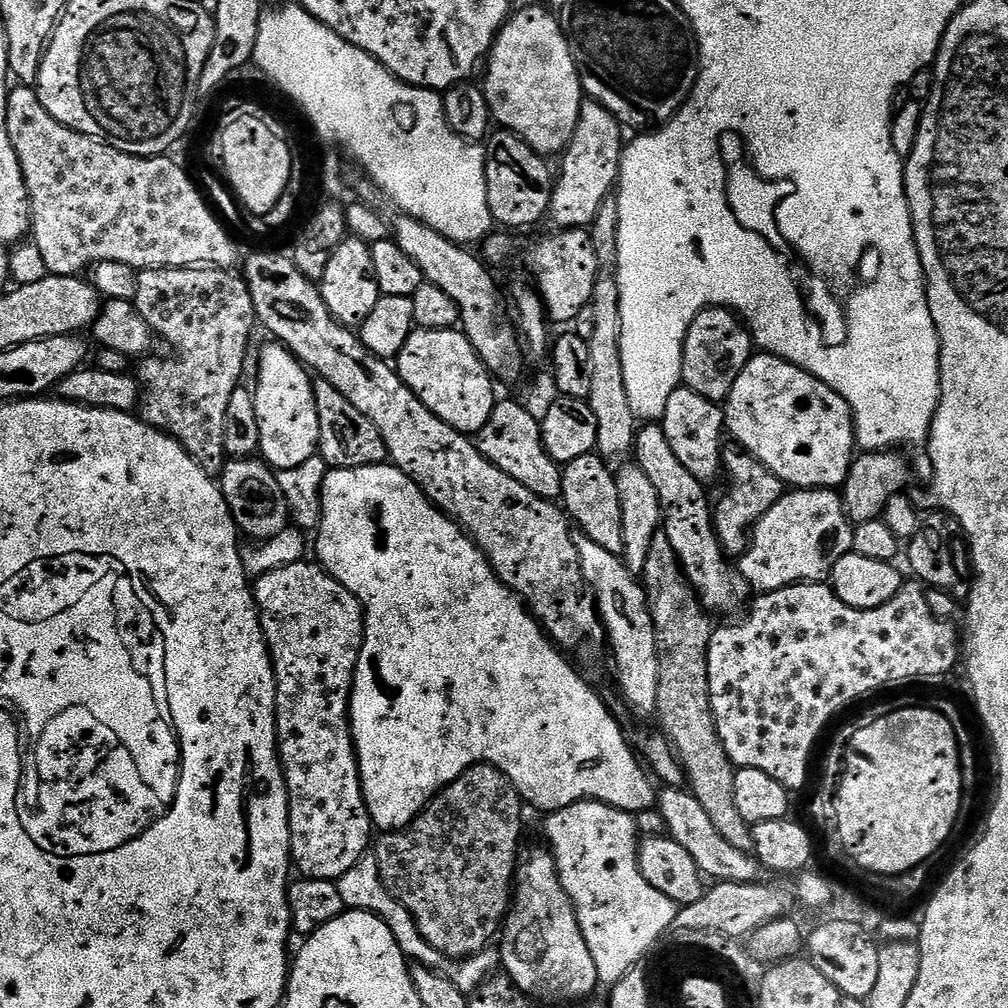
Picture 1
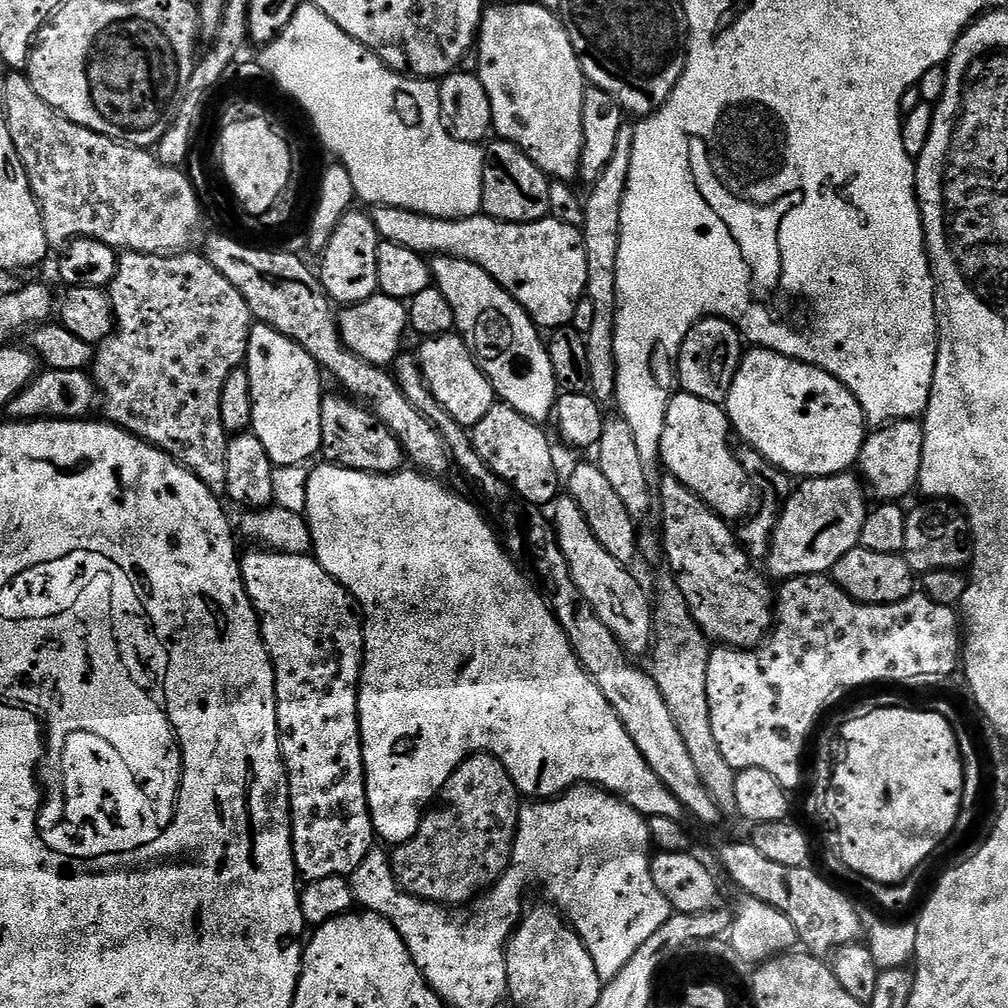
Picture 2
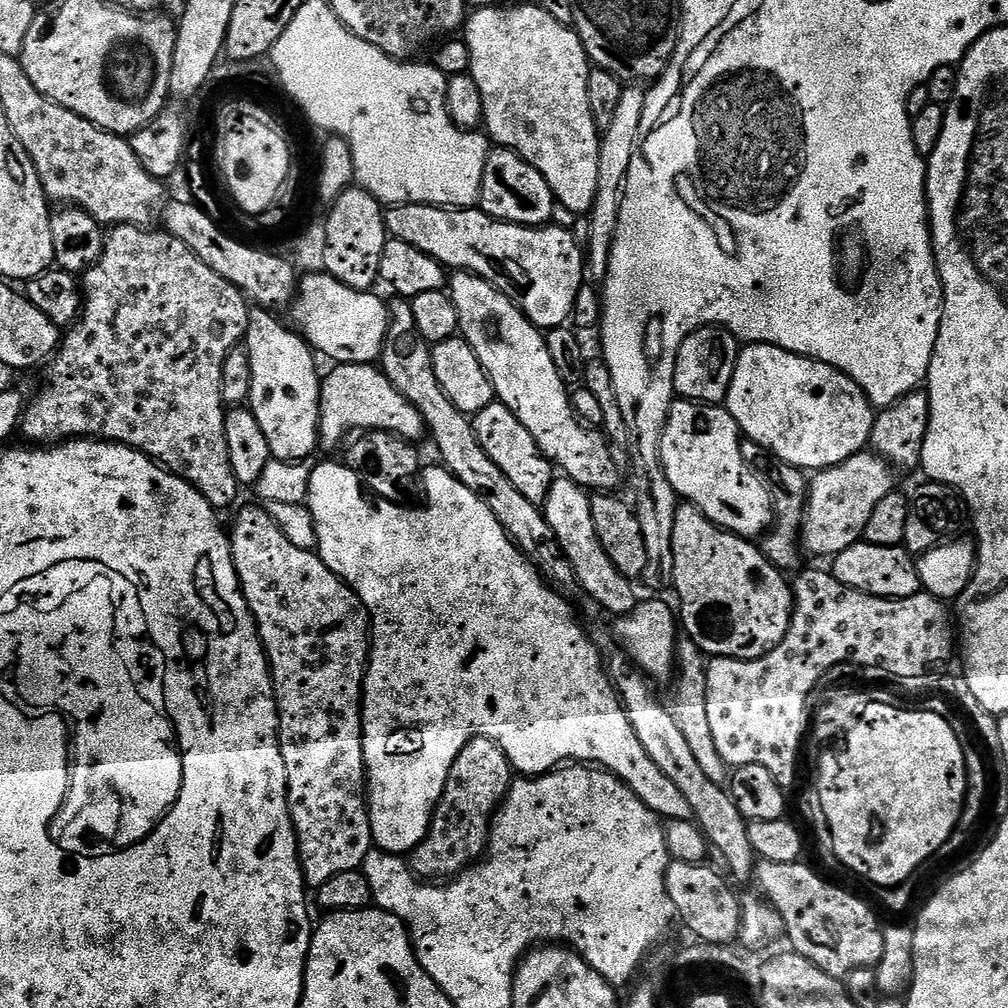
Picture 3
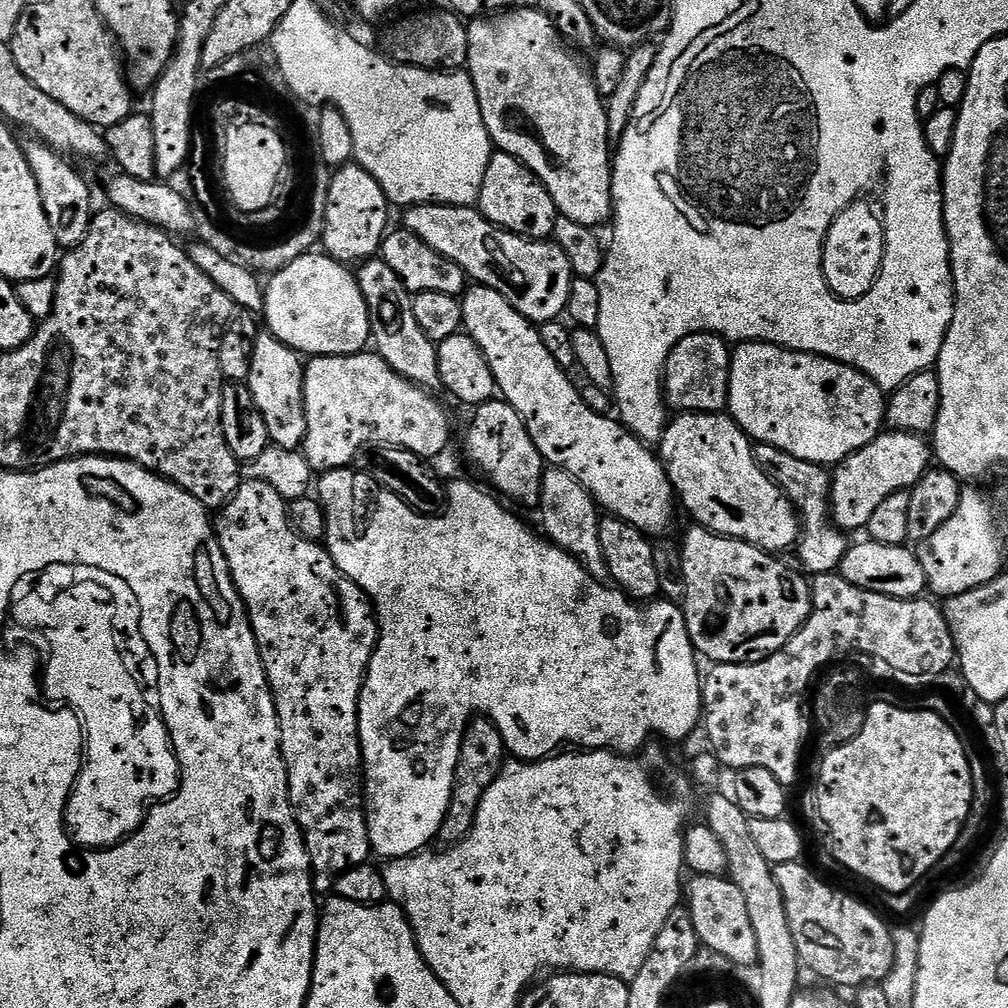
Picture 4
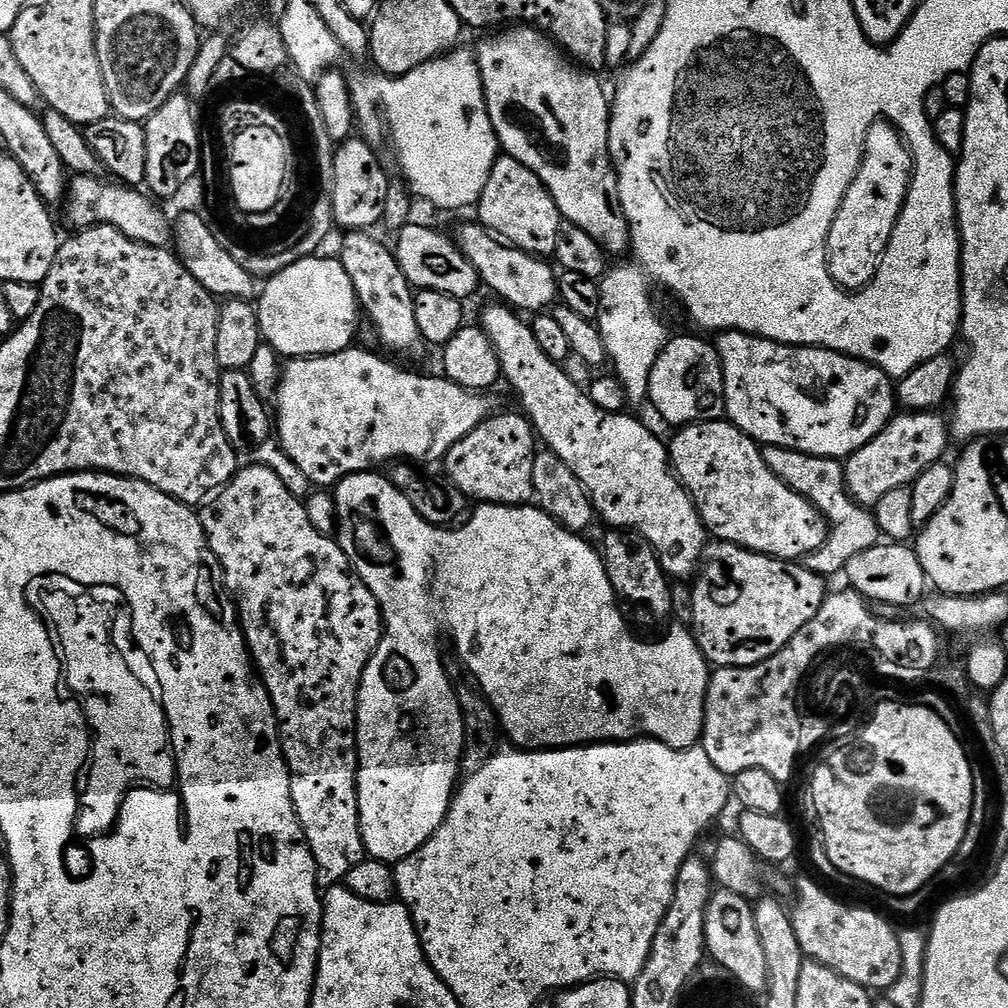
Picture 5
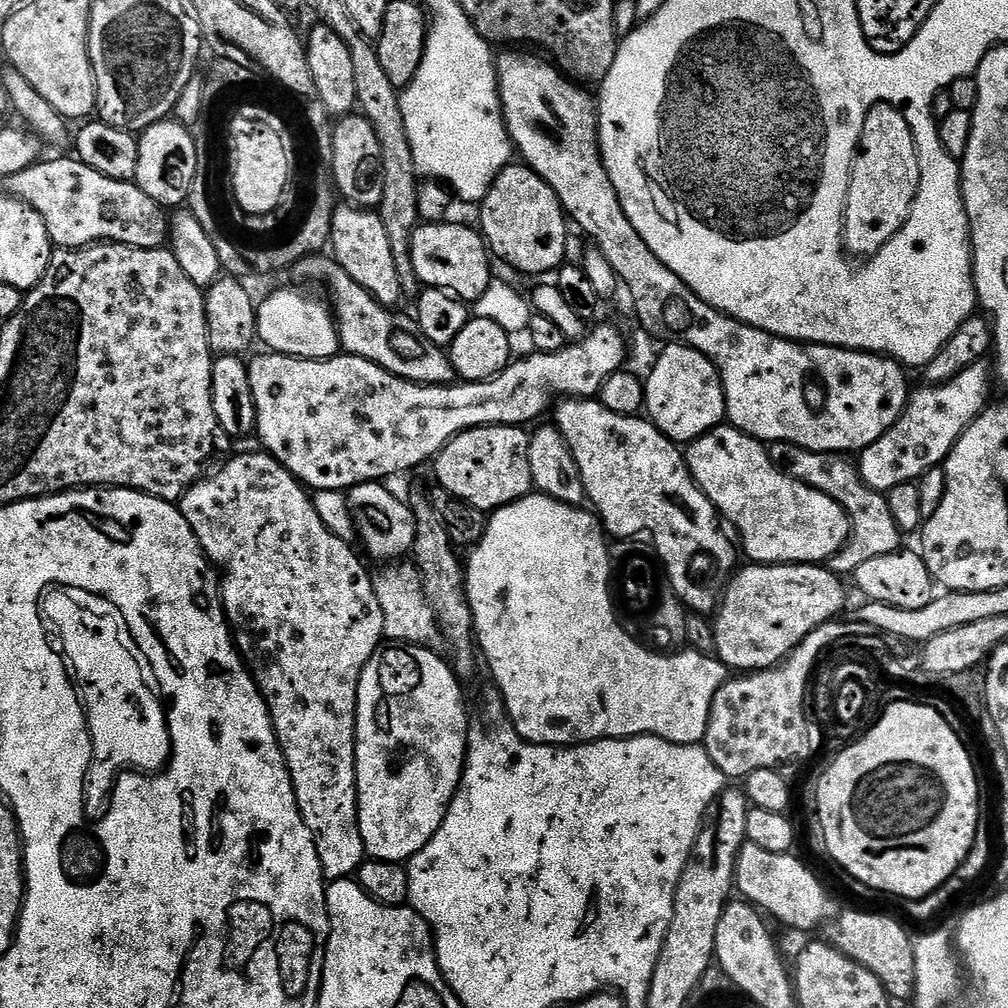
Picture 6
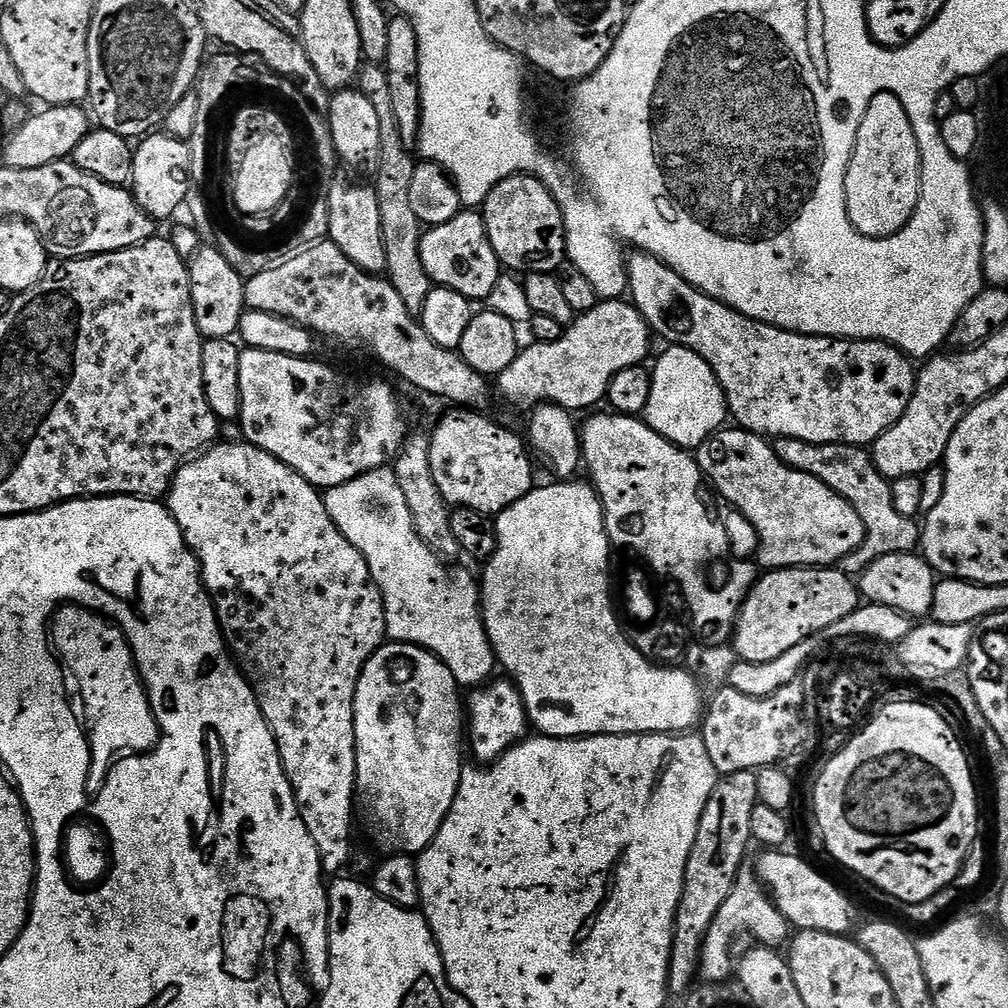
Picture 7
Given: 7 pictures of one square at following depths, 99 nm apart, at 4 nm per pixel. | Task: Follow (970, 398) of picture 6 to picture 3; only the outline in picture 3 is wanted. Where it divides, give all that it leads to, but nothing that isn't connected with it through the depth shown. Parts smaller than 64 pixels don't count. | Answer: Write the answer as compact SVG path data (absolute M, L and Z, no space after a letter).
M871 450L846 458L833 468L817 471L808 489L808 510L804 517L802 548L805 553L835 558L842 550L861 543L870 513L886 494L897 487L891 464Z

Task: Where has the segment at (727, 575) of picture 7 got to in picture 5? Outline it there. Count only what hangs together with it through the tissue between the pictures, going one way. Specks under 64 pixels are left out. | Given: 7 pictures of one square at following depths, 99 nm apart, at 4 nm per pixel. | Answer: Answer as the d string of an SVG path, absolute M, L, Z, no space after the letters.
M496 302L493 308L485 310L482 327L498 354L503 379L508 379L509 386L520 395L519 407L523 415L532 421L533 429L543 447L558 454L558 458L562 458L562 462L566 462L566 466L574 470L578 482L582 482L592 499L592 506L601 521L604 519L616 528L624 528L620 530L631 530L643 537L652 545L665 573L673 581L684 582L695 577L704 560L704 549L709 543L710 533L704 526L704 520L696 509L691 494L672 470L670 452L665 441L663 444L642 421L635 420L629 414L603 412L601 408L594 406L587 391L583 387L579 388L563 372L565 369L561 365L555 364L553 360L546 358L546 354L542 354L542 350L538 350L538 341L534 339L531 327L525 321L523 324L519 318L521 319L511 307Z

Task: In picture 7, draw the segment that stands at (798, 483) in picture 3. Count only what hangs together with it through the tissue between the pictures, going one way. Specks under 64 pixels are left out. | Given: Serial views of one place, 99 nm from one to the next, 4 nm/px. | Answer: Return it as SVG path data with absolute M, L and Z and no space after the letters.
M785 436L775 437L774 447L778 458L786 466L799 472L809 472L817 476L830 490L834 490L854 510L858 510L858 518L862 518L864 540L838 565L840 572L853 578L859 577L878 558L886 558L890 554L911 553L919 545L921 525L913 517L898 514L894 510L894 494L892 485L872 464L871 451L855 444L811 444Z

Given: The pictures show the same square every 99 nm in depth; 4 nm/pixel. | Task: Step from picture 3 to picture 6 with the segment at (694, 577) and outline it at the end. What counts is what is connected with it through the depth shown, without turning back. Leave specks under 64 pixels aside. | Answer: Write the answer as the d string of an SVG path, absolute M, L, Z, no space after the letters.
M749 563L748 568L741 567L739 571L733 575L728 582L728 587L724 590L724 595L714 612L714 623L712 624L712 634L716 639L715 655L718 657L719 663L729 664L732 668L740 668L741 673L751 674L759 672L765 668L775 668L783 661L785 656L789 656L797 646L802 642L802 638L806 638L806 634L810 634L814 630L818 630L818 626L823 624L831 624L837 619L836 616L844 608L844 584L845 581L841 577L833 574L828 567L819 564L754 564Z

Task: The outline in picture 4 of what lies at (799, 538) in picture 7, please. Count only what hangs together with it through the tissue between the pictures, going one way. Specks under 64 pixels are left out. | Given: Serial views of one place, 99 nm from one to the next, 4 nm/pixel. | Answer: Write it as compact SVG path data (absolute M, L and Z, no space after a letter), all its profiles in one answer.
M686 412L675 417L677 420L667 425L664 429L664 436L658 441L658 455L661 461L666 462L668 470L668 478L672 481L672 486L675 495L678 497L682 508L685 508L690 515L693 516L695 523L699 527L706 528L710 532L715 532L717 536L728 536L731 540L745 540L747 544L752 544L756 548L762 549L763 552L771 552L773 554L784 554L787 550L795 549L800 534L802 531L802 521L800 513L790 501L788 496L774 483L771 476L767 476L763 470L758 466L758 462L752 453L754 444L753 441L742 431L737 425L736 421L732 419L731 415L721 414L718 412Z

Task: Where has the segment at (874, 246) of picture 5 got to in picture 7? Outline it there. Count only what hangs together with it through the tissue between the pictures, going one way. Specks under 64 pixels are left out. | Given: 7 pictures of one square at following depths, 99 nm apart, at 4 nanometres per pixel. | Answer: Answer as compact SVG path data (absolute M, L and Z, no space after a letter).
M876 92L862 114L856 140L852 144L852 157L844 175L844 210L847 223L856 232L875 240L885 240L898 234L910 222L920 197L920 151L918 138L914 138L914 126L906 114L906 106L889 92Z

